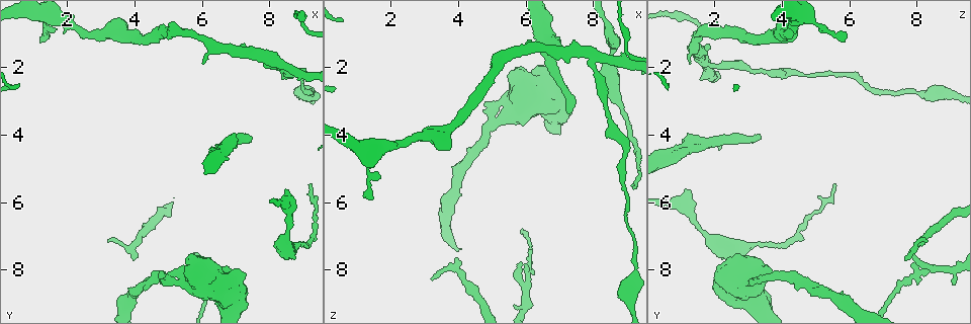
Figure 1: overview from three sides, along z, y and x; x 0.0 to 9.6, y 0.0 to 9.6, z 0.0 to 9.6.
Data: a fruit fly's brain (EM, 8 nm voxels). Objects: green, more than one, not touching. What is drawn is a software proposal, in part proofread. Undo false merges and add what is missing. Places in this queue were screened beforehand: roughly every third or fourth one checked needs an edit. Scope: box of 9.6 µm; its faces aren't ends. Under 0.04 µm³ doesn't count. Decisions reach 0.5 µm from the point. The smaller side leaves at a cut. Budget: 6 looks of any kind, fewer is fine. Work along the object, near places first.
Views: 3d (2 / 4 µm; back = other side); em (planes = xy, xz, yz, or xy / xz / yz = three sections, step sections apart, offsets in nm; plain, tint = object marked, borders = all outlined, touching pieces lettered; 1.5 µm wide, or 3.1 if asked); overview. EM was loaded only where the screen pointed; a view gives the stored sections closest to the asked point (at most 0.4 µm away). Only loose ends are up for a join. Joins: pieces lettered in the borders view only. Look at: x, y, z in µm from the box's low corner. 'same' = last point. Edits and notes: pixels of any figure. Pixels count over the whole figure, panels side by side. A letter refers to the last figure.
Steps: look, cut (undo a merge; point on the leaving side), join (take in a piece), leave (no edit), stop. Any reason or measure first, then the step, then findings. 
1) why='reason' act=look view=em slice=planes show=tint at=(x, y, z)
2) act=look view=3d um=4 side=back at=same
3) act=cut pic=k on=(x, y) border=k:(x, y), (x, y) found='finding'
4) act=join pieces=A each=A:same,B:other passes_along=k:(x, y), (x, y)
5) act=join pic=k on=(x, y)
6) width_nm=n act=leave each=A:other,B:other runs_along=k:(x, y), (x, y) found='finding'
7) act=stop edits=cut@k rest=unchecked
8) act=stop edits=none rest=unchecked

why='calibre changes' act=look view=em slice=planes show=borders at=(8.80, 7.30, 3.20)

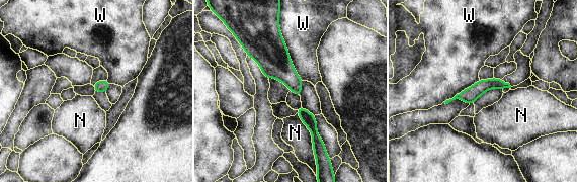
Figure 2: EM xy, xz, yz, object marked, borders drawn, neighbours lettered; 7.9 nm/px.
longest_contact=W:500nm act=leave each=N:other,W:other runs_along=2:(506, 85), (488, 84), (459, 96) found='continuous, no second neuron'

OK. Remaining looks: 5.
why='sudden change in width' act=look view=3d um=4 at=(8.35, 6.05, 0.55)

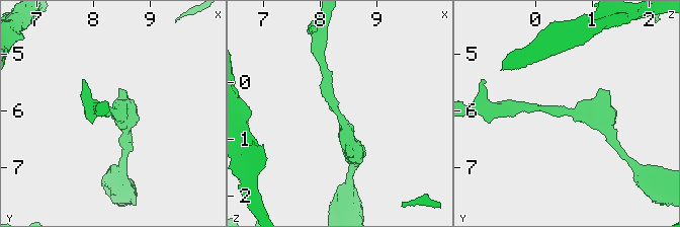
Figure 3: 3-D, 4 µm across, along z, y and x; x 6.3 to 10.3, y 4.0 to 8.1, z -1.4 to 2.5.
why='shape alone is not enough' act=look view=em slice=yz step=8 show=tint at=(8.40, 6.00, 0.55)

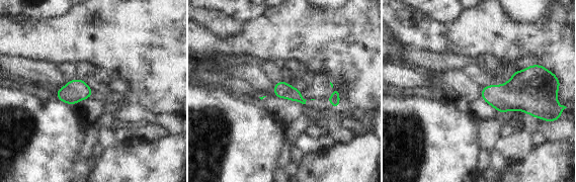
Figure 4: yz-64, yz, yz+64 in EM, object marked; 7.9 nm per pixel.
why='another direction' act=look view=em slice=xz step=4 show=borders at=same

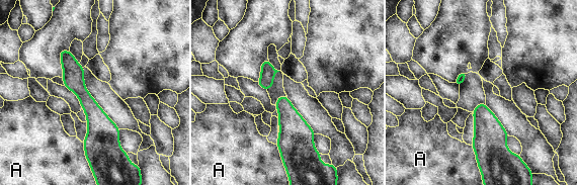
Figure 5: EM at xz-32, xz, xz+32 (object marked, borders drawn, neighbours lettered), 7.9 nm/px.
longest_contact=A:190nm act=leave each=A:other runs_along=5:(63, 53), (103, 136), (116, 150) found='one neuron here'

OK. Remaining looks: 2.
why='branch point' act=look view=em slice=yz step=4 show=tint at=(7.95, 1.85, 1.65)

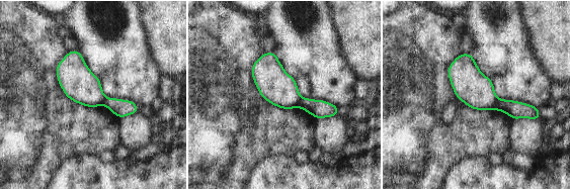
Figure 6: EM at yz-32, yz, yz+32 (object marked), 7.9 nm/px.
act=look view=em slice=planes show=borders at=same

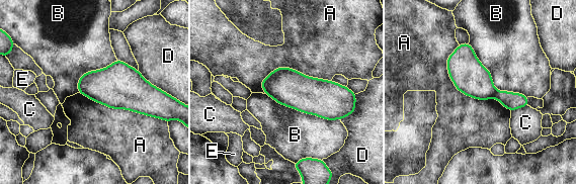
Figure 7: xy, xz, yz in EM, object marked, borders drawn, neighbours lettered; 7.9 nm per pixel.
act=cut pic=7 on=(512, 101) each=A:other,B:other,C:other,D:other,E:other border=7:(499, 92), (496, 97) found='a second neuron is stuck on'

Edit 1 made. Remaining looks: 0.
act=stop edits=cut@7 rest=unchecked

